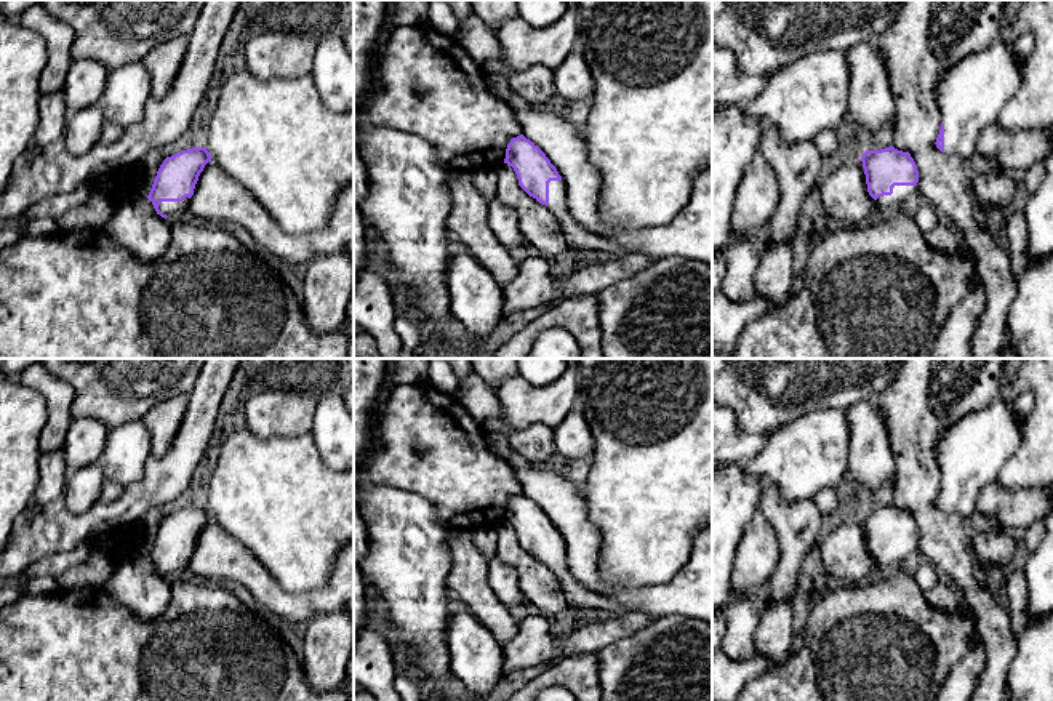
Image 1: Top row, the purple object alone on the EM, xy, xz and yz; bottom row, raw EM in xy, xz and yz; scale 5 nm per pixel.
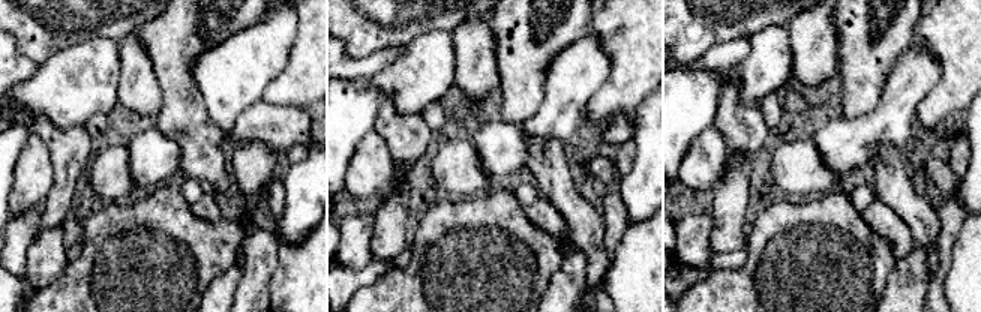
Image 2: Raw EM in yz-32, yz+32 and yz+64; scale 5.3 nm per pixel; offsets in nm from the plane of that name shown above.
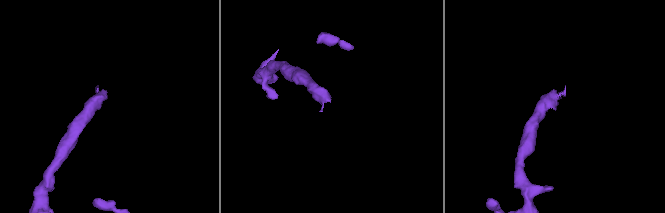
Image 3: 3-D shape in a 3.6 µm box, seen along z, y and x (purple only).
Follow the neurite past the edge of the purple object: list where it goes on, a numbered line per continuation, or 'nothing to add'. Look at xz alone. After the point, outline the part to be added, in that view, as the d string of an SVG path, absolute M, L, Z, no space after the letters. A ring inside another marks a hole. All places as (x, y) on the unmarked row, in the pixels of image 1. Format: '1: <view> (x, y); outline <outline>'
1: xz (578, 597); outline M563 539L549 541L549 562L547 567L559 578L560 587L565 594L568 610L599 608L610 610L615 615L623 615L627 610L613 599L603 597L589 587L584 587L571 576L567 562L567 546Z

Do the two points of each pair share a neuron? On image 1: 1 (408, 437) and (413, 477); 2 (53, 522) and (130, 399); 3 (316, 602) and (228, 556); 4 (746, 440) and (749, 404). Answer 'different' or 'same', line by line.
1: same
2: different
3: same
4: different

